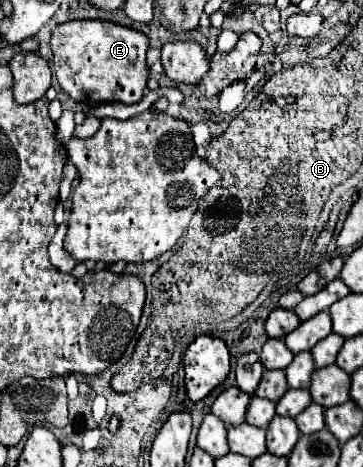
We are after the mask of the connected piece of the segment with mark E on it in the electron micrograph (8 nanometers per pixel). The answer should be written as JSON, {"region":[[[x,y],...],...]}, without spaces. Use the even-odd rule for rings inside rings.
{"region":[[[69,21],[63,25],[57,25],[51,35],[51,51],[53,51],[53,71],[61,85],[61,89],[75,101],[97,107],[101,103],[137,103],[143,97],[143,91],[147,87],[149,69],[145,63],[145,53],[149,49],[149,39],[133,31],[129,27],[121,27],[109,21]]]}

